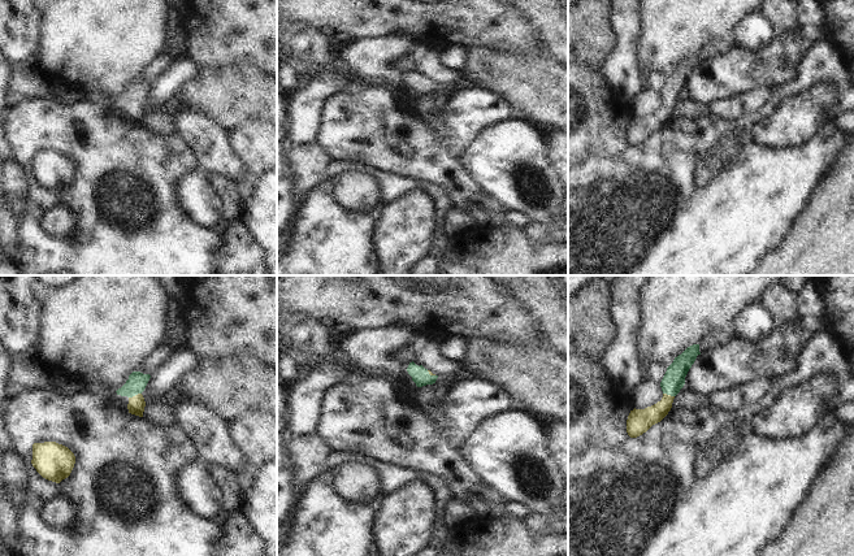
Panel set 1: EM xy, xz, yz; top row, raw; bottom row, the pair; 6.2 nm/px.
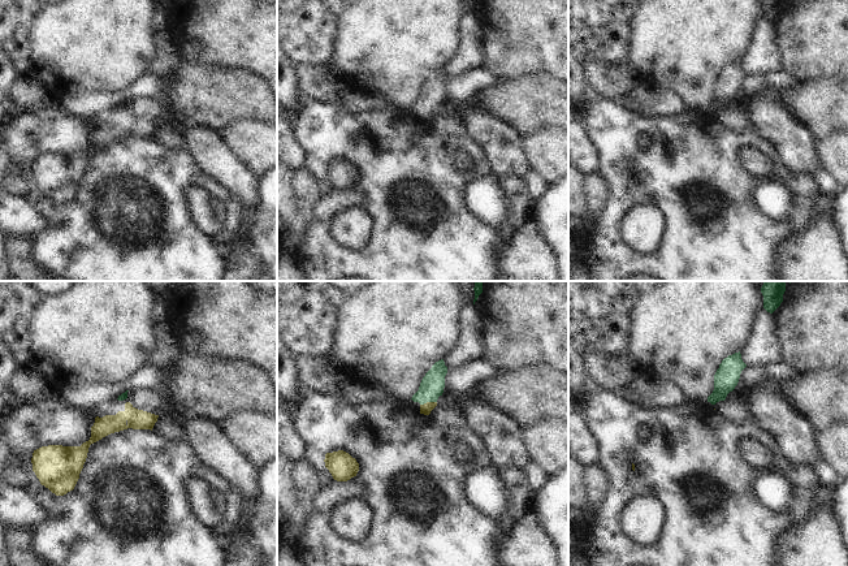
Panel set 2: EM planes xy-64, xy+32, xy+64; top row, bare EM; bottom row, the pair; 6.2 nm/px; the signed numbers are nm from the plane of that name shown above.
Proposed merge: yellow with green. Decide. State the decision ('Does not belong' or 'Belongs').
Belongs.

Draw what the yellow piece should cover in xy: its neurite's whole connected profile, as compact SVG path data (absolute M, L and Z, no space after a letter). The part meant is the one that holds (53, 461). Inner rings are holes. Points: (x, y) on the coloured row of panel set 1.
M56 442L34 443L31 464L43 478L60 483L70 475L75 456Z

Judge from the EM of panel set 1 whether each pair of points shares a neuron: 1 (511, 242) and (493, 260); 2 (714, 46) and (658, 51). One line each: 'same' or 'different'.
1: same
2: different

